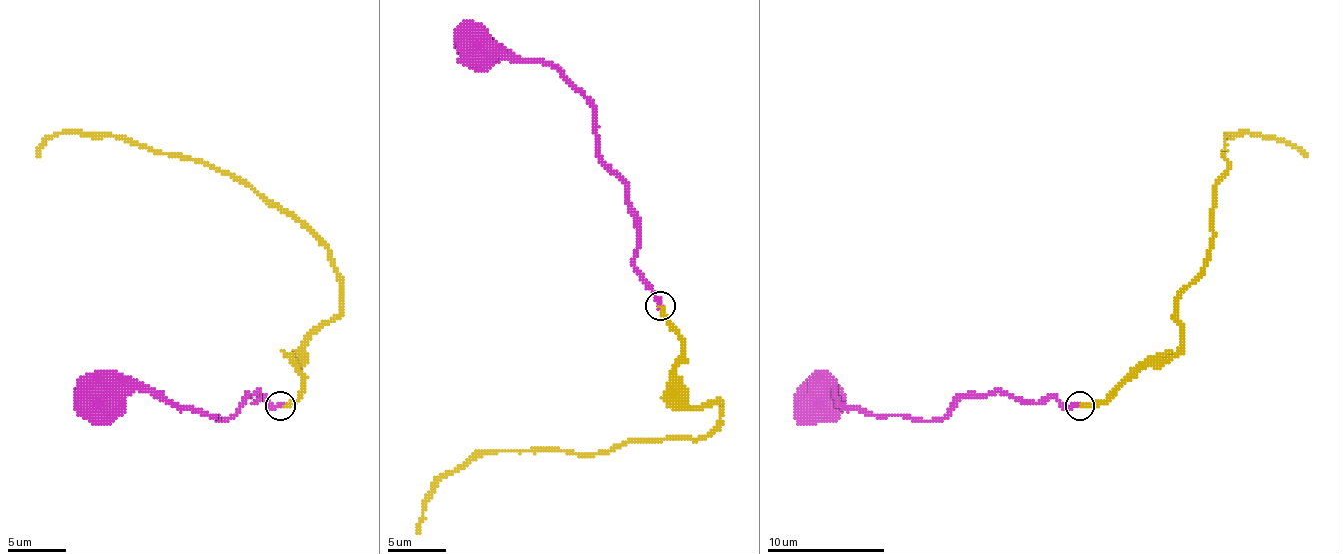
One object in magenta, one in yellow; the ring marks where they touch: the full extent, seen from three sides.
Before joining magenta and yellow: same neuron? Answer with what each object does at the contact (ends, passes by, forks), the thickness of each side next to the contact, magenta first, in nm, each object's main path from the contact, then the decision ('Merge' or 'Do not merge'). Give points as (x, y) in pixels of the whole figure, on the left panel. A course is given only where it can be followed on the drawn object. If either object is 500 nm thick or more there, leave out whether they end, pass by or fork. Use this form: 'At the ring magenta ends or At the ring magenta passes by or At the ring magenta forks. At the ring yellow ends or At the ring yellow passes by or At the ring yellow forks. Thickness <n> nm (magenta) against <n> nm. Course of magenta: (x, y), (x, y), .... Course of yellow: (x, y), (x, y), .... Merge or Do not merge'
At the ring magenta ends. At the ring yellow ends. Thickness 240 nm (magenta) against 260 nm. Course of magenta: (281, 406), (266, 397), (254, 403), (254, 392), (222, 421), (148, 392), (128, 389), (113, 400), (95, 400). Course of yellow: (281, 406), (298, 397), (307, 339), (340, 312), (325, 247), (228, 174), (122, 138), (60, 133), (36, 156). Merge

